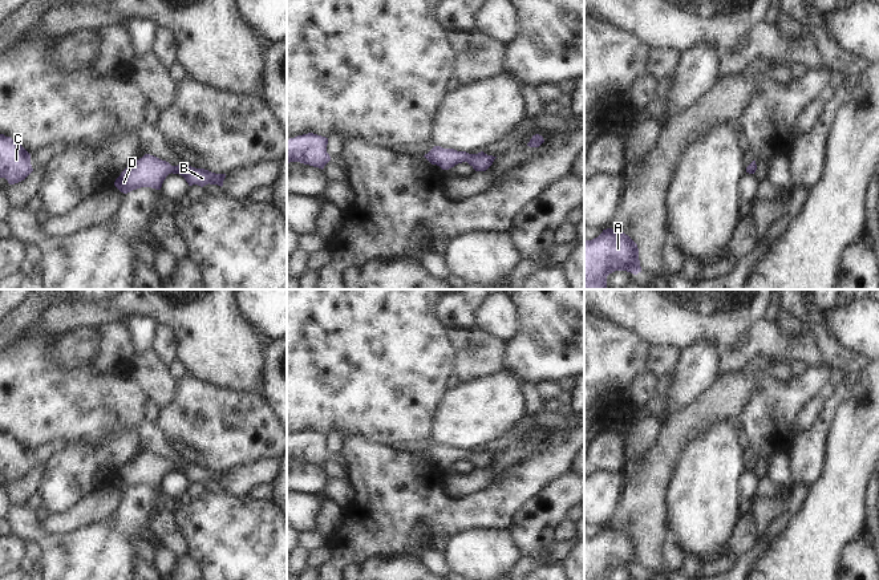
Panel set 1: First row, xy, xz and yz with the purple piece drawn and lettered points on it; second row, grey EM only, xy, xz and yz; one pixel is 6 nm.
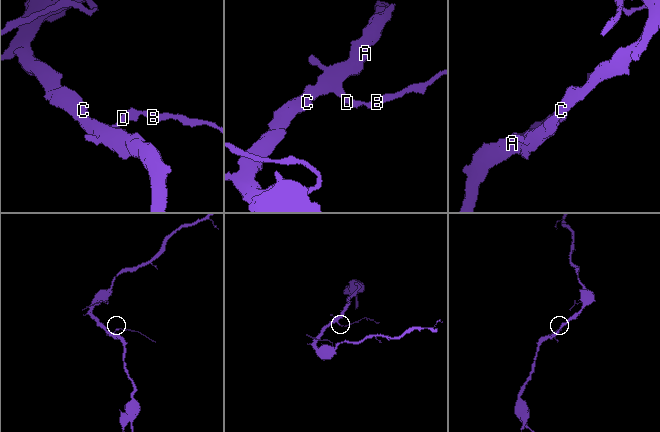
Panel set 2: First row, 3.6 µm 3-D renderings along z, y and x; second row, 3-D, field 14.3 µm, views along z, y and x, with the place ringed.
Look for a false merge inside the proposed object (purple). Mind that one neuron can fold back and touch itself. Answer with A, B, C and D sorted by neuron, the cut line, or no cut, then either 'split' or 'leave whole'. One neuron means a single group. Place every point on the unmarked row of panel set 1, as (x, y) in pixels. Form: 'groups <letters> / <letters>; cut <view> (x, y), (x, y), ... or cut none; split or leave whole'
groups A B C D; cut none; leave whole

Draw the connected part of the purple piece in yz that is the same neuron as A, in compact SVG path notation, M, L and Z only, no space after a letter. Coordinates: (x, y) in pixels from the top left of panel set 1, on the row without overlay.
M607 526L598 535L584 538L584 580L607 580L607 573L615 568L641 569L639 545L624 530Z

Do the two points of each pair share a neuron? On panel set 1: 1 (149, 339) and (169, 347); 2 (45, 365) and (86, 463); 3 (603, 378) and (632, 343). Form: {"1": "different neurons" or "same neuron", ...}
{"1": "different neurons", "2": "different neurons", "3": "same neuron"}

